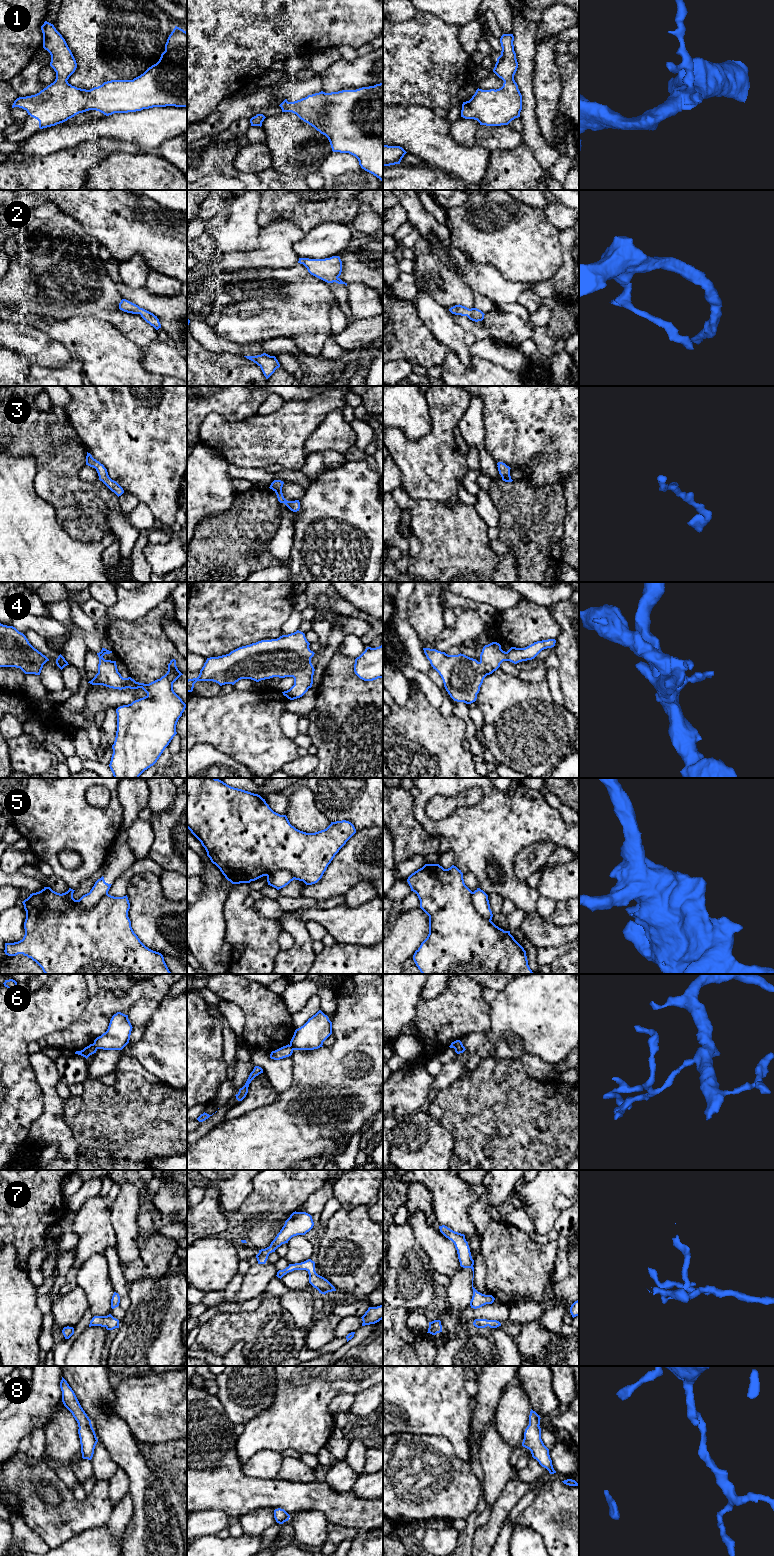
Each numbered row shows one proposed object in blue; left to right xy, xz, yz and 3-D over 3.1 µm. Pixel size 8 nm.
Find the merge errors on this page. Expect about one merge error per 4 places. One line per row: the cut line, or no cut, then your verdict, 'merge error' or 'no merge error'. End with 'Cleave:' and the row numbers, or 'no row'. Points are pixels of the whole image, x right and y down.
1: no cut; no merge error
2: no cut; no merge error
3: no cut; no merge error
4: no cut; no merge error
5: cut in xy along (107, 892), (90, 908), (83, 908), (77, 900); merge error
6: cut in xy along (93, 1043), (97, 1048); merge error
7: no cut; no merge error
8: no cut; no merge error
Cleave: 5, 6

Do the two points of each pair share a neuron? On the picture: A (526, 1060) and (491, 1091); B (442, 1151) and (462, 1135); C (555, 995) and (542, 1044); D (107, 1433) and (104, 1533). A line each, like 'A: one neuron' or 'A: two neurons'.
A: two neurons
B: two neurons
C: one neuron
D: two neurons

